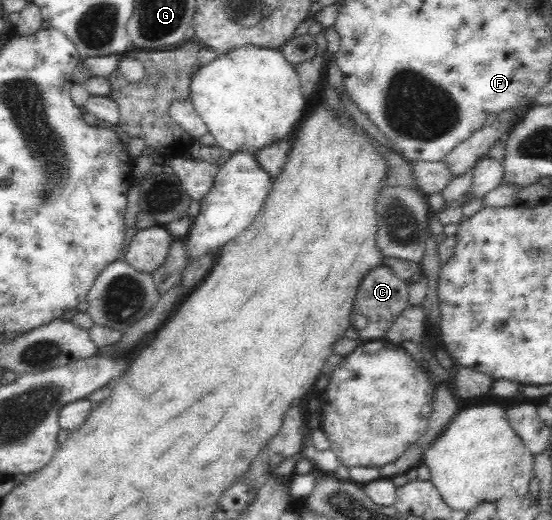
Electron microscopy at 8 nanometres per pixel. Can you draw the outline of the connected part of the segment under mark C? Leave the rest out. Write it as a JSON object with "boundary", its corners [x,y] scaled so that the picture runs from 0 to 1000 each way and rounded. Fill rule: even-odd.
{"boundary":[[[701,510],[676,517],[650,548],[639,587],[638,625],[656,656],[697,652],[705,629],[739,590],[737,565],[745,562],[736,540],[725,537]]]}

